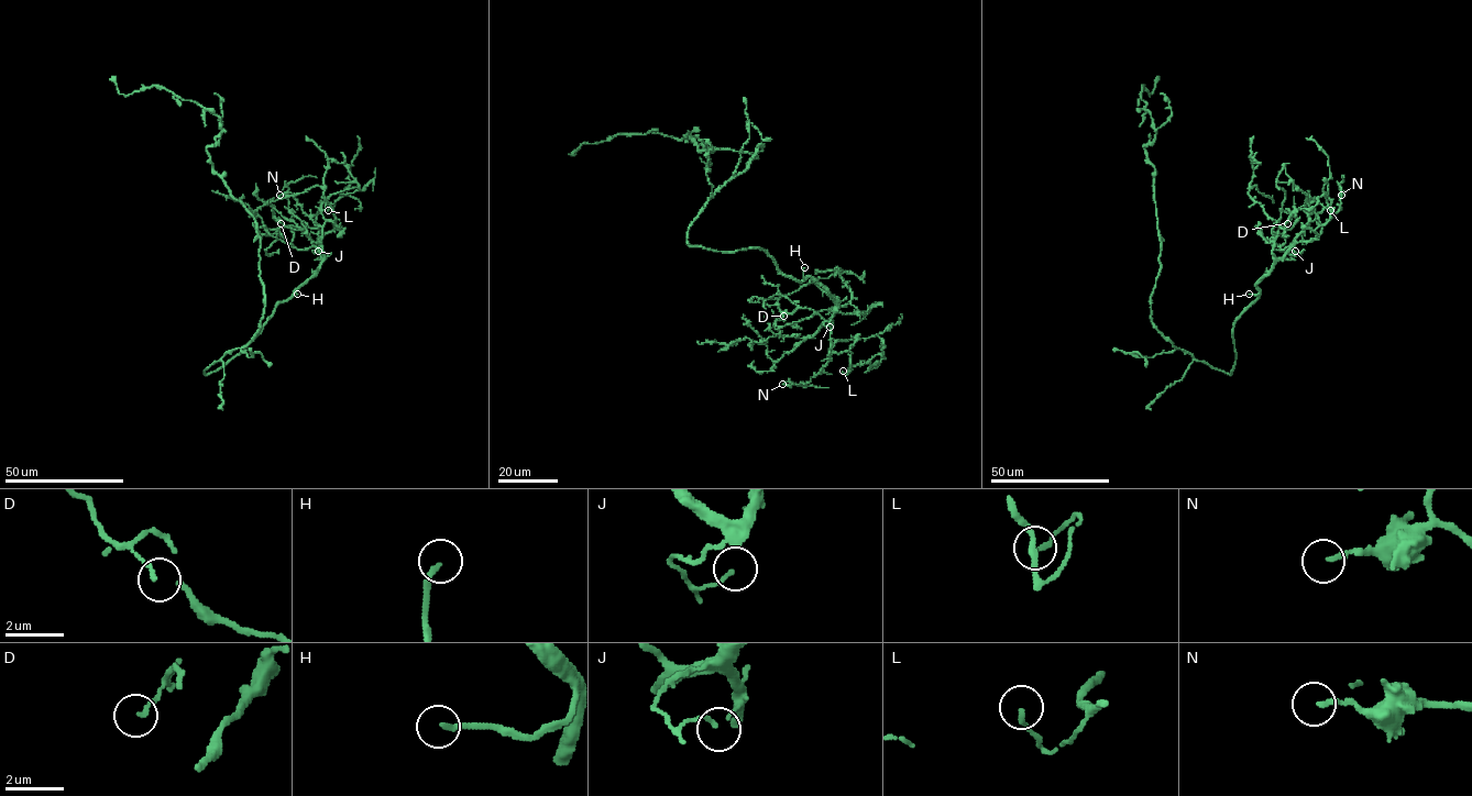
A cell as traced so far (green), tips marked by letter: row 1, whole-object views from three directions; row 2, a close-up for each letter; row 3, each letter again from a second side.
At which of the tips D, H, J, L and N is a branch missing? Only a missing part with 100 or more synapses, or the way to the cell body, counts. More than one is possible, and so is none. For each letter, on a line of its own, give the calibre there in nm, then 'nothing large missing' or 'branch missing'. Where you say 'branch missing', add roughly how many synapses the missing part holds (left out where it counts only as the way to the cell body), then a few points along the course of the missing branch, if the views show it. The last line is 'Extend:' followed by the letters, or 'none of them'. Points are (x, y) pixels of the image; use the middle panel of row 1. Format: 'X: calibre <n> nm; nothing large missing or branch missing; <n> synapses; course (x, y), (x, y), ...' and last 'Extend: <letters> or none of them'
D: calibre 120 nm; nothing large missing
H: calibre 180 nm; branch missing
J: calibre 130 nm; nothing large missing
L: calibre 140 nm; nothing large missing
N: calibre 180 nm; nothing large missing
Extend: H

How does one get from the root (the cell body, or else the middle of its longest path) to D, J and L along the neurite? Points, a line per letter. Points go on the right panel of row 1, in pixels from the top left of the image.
D: (1182, 350), (1231, 374), (1233, 323), (1259, 296), (1278, 228), (1289, 230), (1297, 219), (1287, 223)
J: (1182, 350), (1230, 374), (1236, 358), (1234, 322), (1258, 298), (1256, 285), (1272, 266), (1289, 250), (1295, 251)
L: (1182, 350), (1230, 374), (1233, 323), (1258, 298), (1256, 285), (1293, 245), (1316, 238), (1330, 210)

